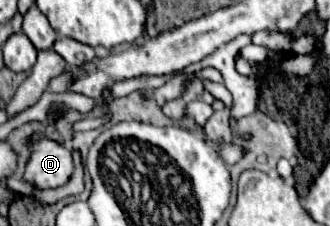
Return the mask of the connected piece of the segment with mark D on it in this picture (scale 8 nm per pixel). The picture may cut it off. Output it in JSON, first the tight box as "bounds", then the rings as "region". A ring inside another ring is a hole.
{"bounds":[24,134,74,190],"region":[[[44,134],[30,136],[30,158],[24,168],[24,182],[38,190],[64,186],[74,172],[72,152]]]}

